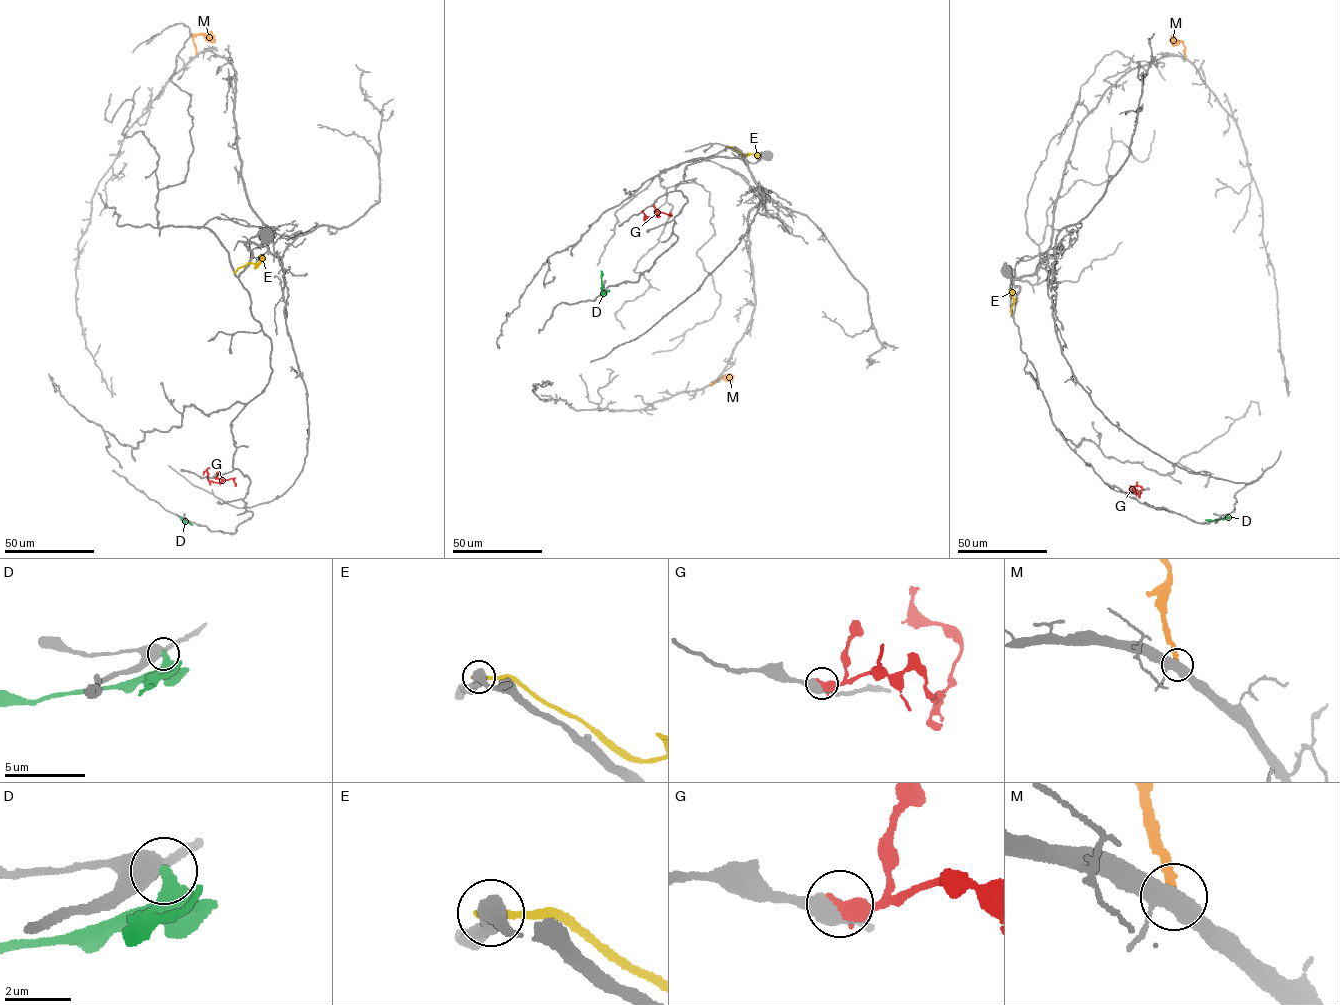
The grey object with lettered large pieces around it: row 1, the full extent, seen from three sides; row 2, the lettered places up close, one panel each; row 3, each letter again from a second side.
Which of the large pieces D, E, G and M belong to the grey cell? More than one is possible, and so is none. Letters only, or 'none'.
none

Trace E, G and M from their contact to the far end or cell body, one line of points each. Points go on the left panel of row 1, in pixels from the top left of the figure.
E: (234, 272), (249, 263), (259, 263), (264, 255)
G: (215, 477), (223, 481), (210, 481), (206, 470), (203, 475)
M: (196, 54), (193, 37), (205, 33), (215, 42)

